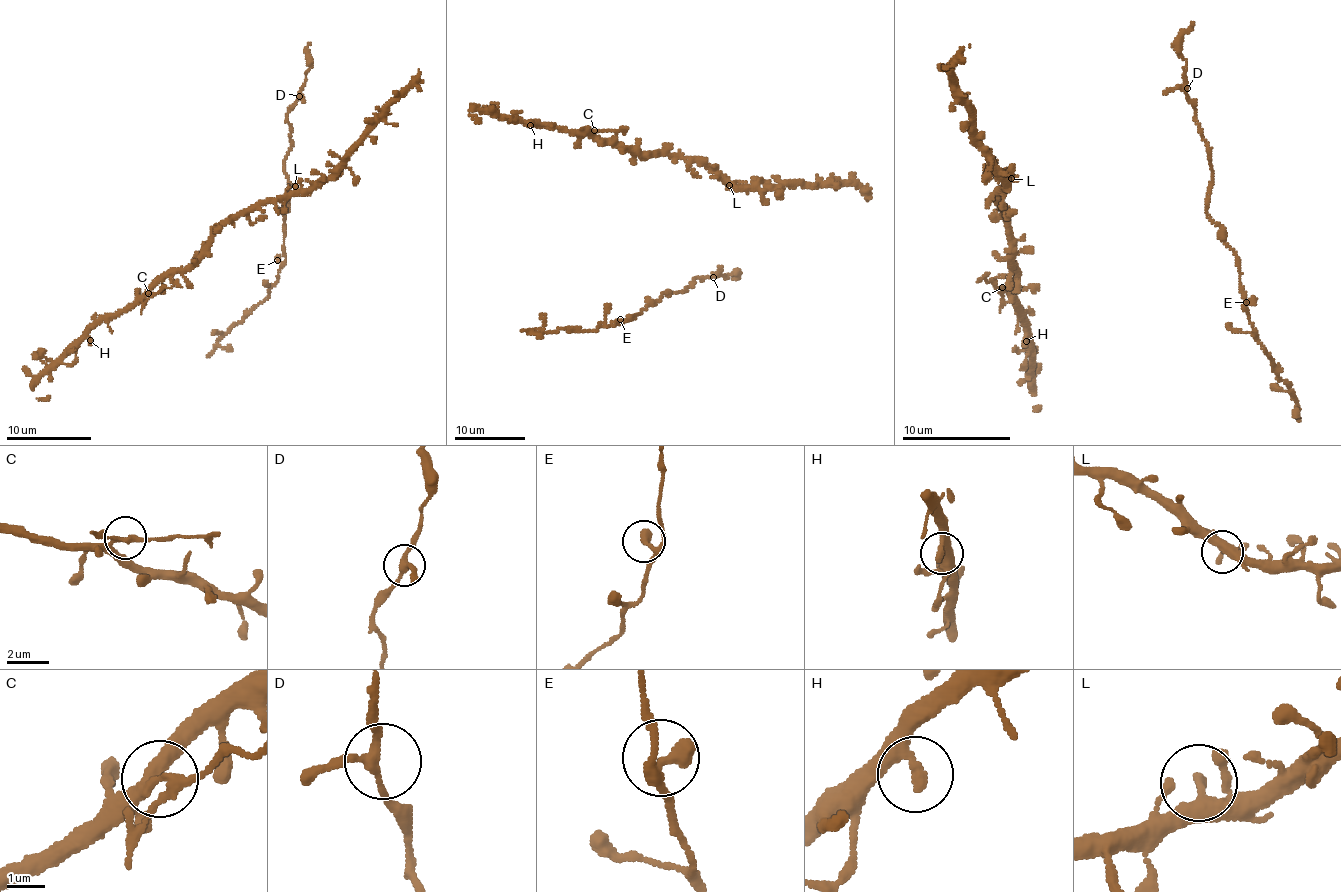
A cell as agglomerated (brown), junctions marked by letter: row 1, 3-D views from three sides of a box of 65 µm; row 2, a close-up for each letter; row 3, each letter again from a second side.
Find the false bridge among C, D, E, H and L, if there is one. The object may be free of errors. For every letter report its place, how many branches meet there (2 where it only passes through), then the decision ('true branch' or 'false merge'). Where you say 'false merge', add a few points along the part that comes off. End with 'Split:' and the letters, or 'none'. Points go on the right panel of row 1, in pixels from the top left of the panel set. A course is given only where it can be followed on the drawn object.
C: (1002, 287) | 3 | false merge | (1001, 287), (995, 288), (984, 278), (977, 282)
D: (1187, 88) | 3 | true branch
E: (1246, 302) | 2 | true branch
H: (1026, 341) | 2 | true branch
L: (1011, 178) | 2 | true branch
Split: C

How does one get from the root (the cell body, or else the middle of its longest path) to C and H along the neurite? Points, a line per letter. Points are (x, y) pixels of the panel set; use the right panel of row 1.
C: (1017, 176), (999, 194), (1016, 248), (1010, 263), (1014, 262), (1018, 273), (1008, 289), (1001, 287)
H: (1017, 176), (1001, 186), (999, 199), (1016, 248), (1010, 263), (1016, 262), (1019, 273), (1013, 289), (1026, 341)

